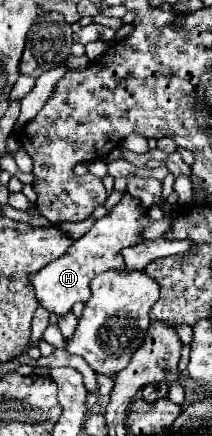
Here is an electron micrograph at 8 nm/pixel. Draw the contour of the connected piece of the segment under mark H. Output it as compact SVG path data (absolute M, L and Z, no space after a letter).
M125 192L121 202L109 208L109 214L97 220L83 238L73 242L61 258L53 260L51 264L47 264L45 268L41 268L37 274L31 276L31 284L35 288L39 304L49 312L61 316L69 312L75 302L87 302L91 294L89 282L97 274L105 270L125 270L121 250L125 246L133 246L141 242L141 234L145 228L139 224L139 220L145 216L147 216L147 208L139 200L135 200L129 192Z

